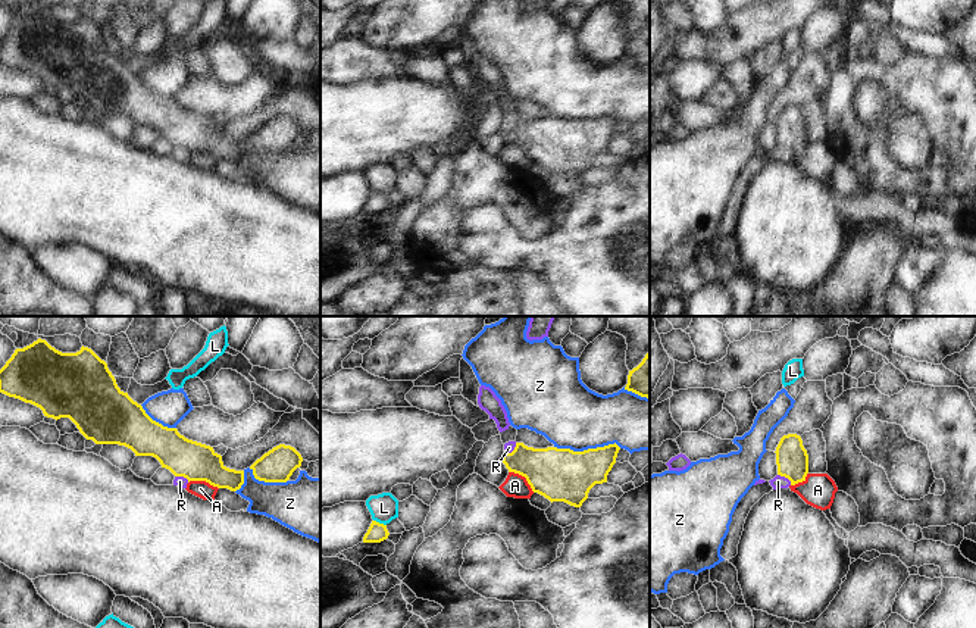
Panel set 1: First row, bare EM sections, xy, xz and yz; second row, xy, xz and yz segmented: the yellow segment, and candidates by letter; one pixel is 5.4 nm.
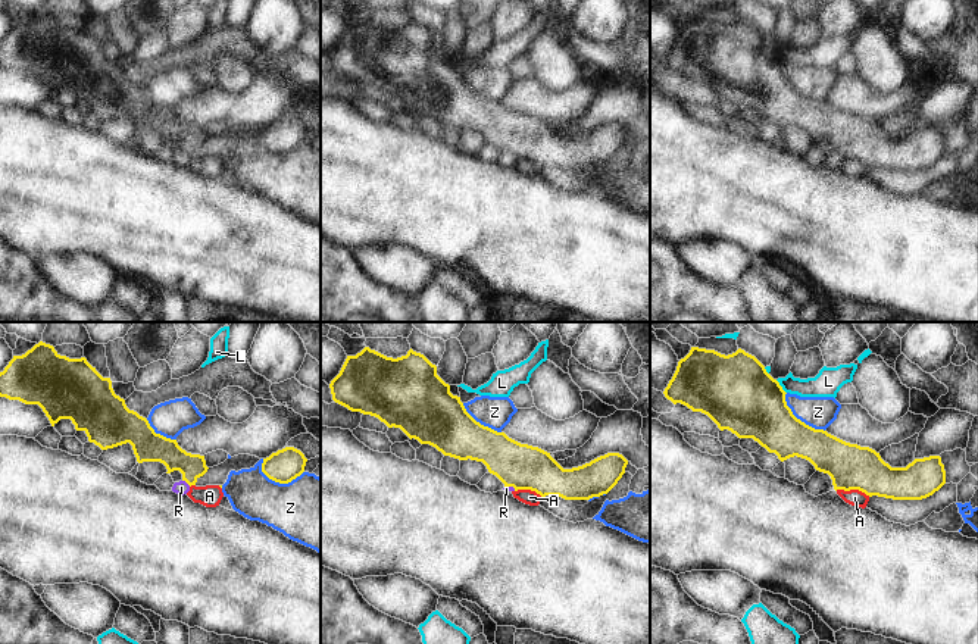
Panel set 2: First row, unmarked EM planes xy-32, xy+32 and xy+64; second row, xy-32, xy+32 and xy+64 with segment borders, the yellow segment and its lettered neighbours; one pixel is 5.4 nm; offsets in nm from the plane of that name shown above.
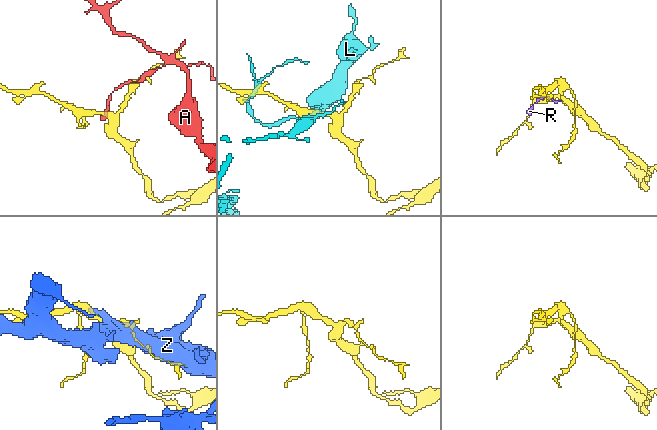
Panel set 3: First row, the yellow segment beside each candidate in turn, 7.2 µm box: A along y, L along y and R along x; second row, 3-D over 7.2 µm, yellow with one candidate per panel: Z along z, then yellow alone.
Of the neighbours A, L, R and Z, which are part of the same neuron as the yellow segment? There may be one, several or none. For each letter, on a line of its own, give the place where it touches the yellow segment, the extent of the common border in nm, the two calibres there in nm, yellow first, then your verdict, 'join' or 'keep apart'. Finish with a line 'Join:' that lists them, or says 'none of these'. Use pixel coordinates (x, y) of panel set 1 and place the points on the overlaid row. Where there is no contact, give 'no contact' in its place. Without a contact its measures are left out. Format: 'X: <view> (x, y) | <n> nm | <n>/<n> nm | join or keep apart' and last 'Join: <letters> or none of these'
A: xz (524, 475) | 180 nm | 280/130 nm | keep apart
L: xz (378, 522) | 80 nm | 110/160 nm | keep apart
R: yz (785, 477) | 100 nm | 180/70 nm | keep apart
Z: xz (588, 449) | 360 nm | 280/360 nm | keep apart
Join: none of these

